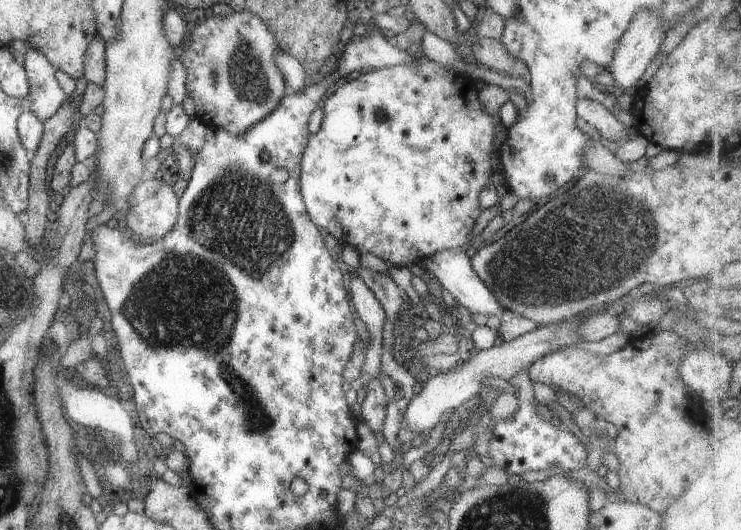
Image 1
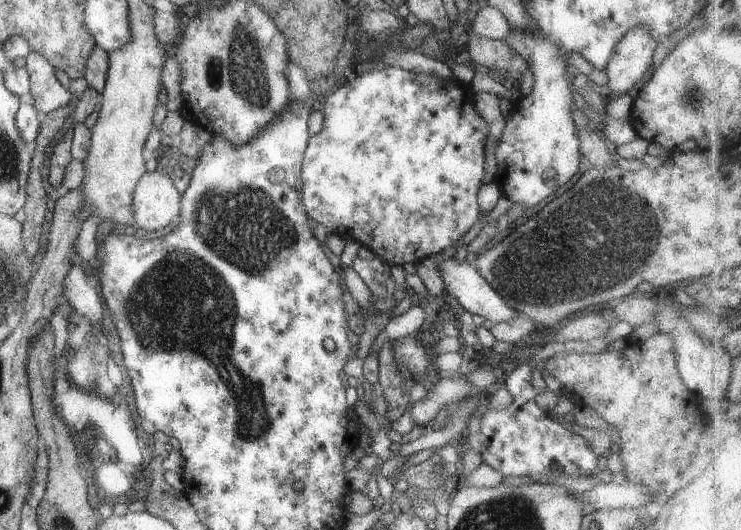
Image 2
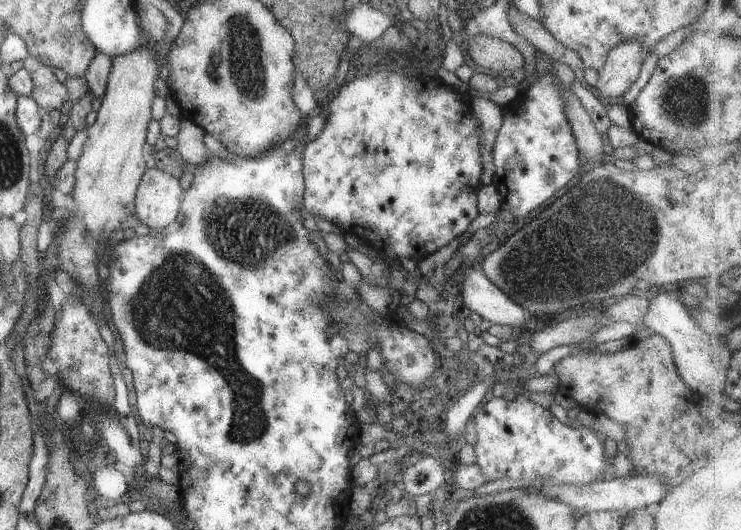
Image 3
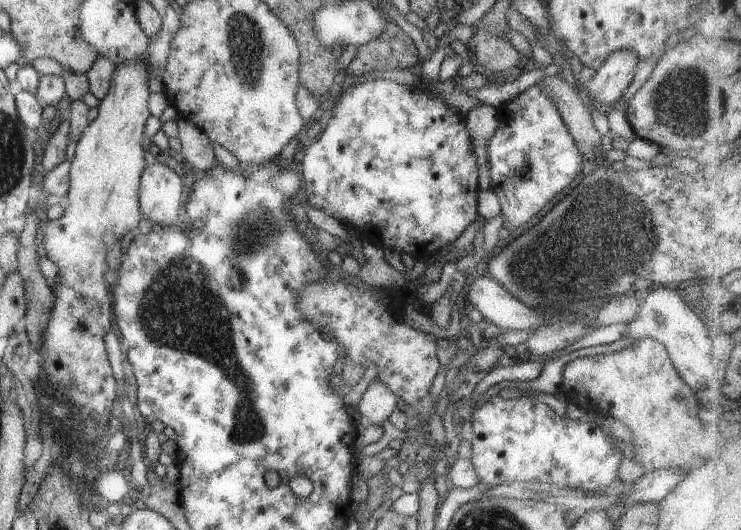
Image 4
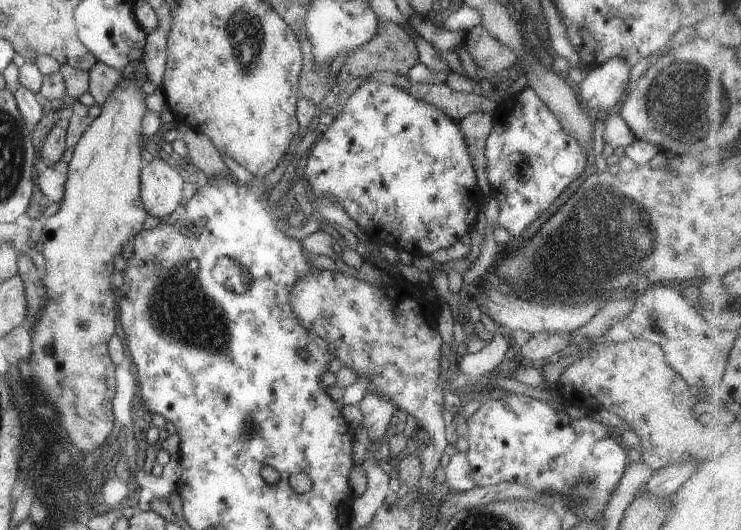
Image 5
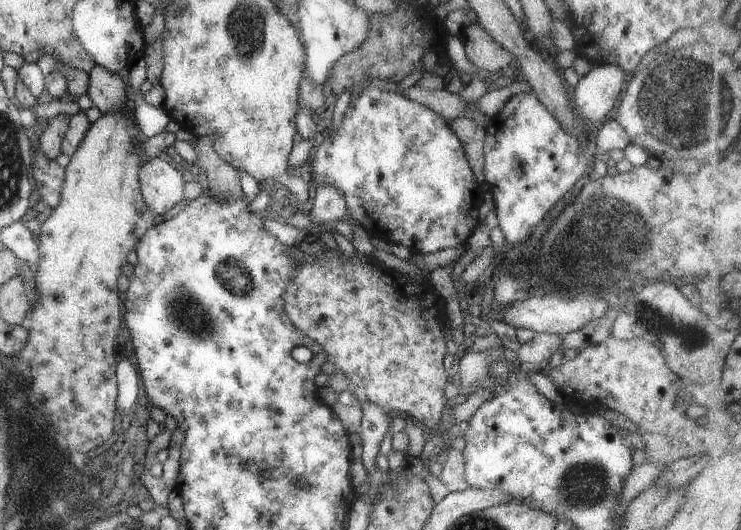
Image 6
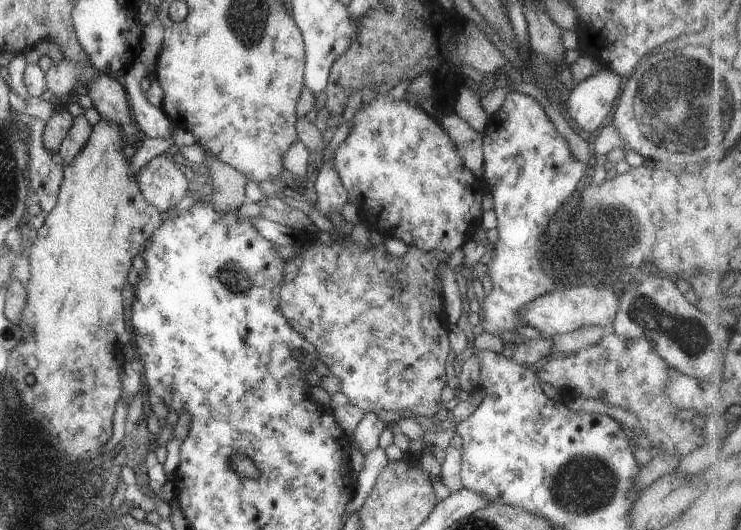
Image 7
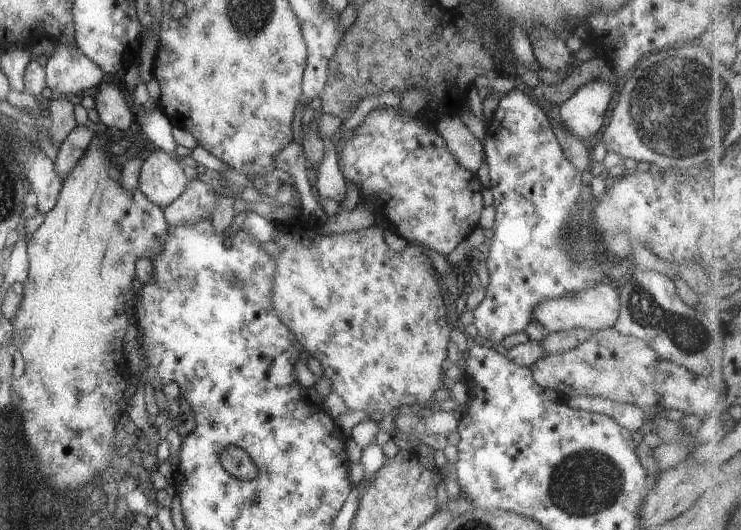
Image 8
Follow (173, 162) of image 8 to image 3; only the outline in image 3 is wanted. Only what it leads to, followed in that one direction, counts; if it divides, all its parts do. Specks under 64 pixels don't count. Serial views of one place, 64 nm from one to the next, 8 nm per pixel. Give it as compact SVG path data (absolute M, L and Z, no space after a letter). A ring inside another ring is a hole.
M158 168L146 169L135 192L135 216L151 232L175 221L183 193L178 176Z

